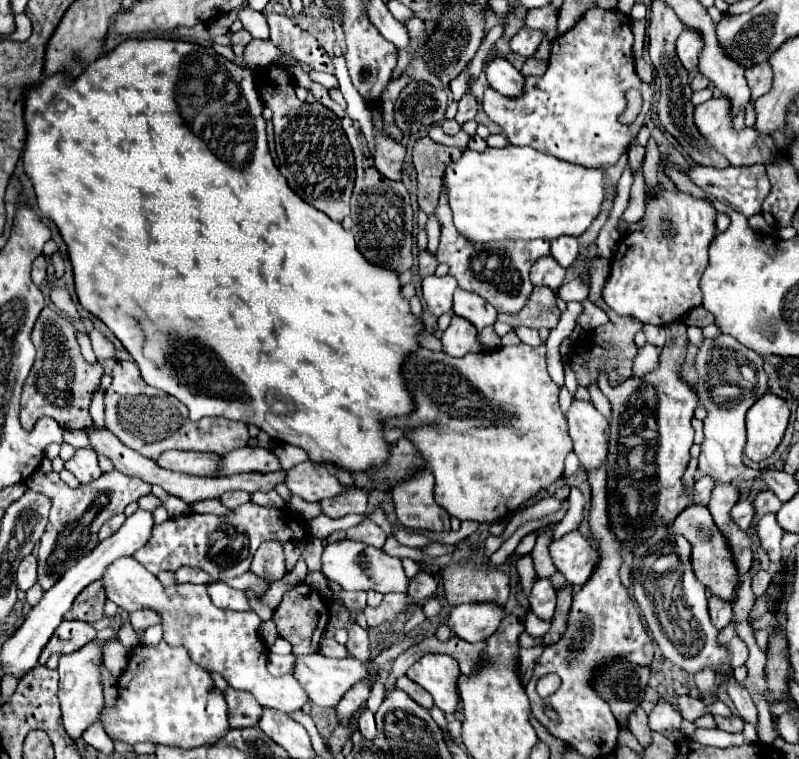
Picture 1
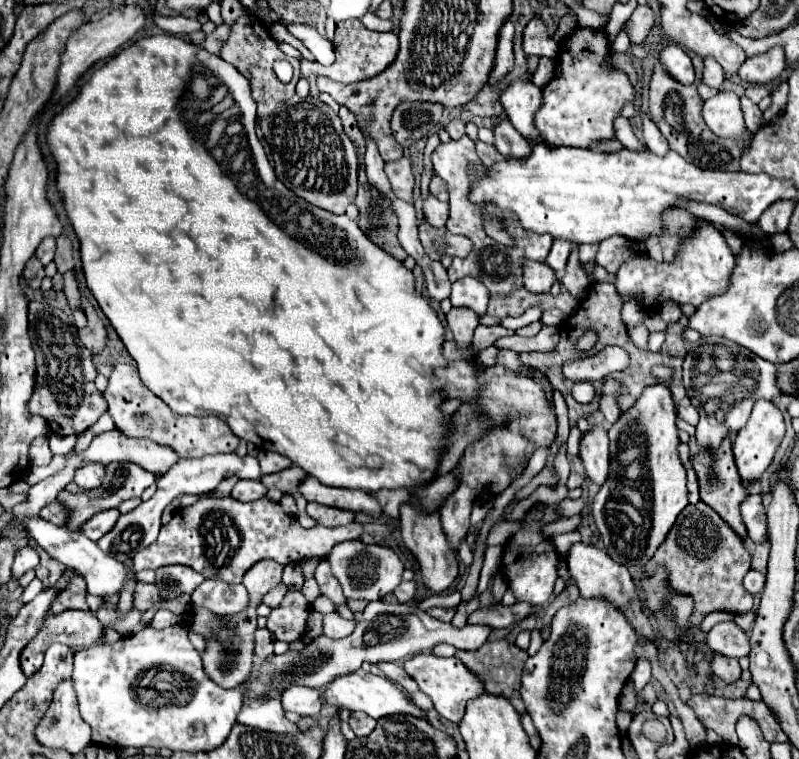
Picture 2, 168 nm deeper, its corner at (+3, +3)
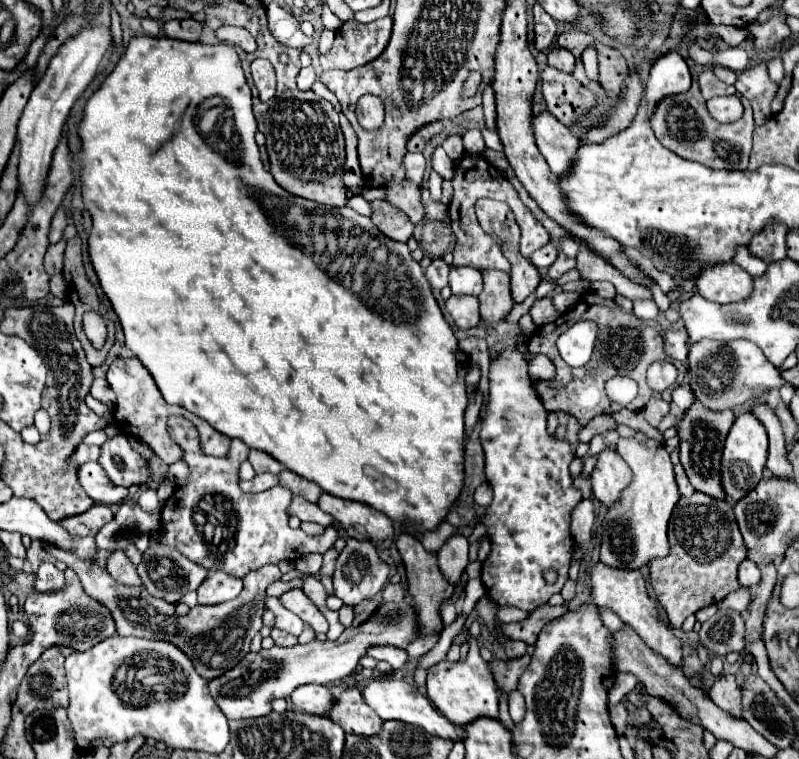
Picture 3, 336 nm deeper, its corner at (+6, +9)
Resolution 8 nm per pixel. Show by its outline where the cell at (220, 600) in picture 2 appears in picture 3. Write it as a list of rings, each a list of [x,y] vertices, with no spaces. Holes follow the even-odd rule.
[[[212,571],[204,585],[198,589],[198,603],[200,605],[218,605],[224,601],[234,599],[242,591],[242,579],[230,577],[222,571]]]

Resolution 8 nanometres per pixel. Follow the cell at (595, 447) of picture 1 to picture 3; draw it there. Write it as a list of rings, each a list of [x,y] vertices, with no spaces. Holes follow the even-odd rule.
[[[614,449],[600,451],[596,457],[596,467],[590,475],[594,497],[610,507],[620,499],[620,491],[630,483],[632,473],[622,457]]]

